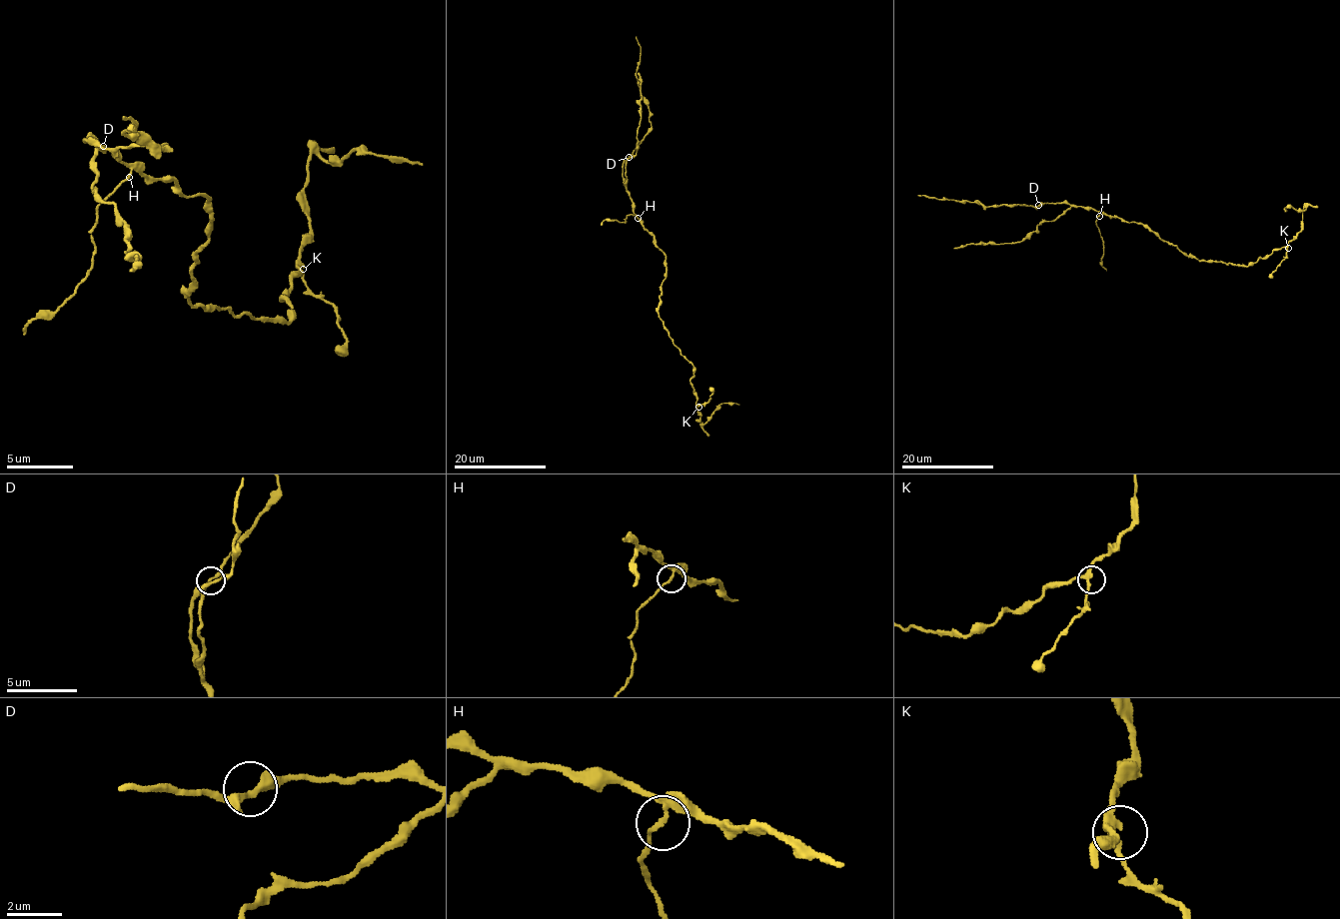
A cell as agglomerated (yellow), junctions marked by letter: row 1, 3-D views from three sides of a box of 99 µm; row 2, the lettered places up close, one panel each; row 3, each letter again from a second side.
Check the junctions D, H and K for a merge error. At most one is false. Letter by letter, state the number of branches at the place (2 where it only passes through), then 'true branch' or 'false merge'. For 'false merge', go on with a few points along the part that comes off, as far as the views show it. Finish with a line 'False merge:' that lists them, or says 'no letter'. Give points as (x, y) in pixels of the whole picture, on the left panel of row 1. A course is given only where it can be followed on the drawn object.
D: 3 branches meet; true branch
H: 3 branches meet; false merge; foreign part runs (130, 176), (97, 209), (93, 252), (87, 276), (53, 312), (33, 319), (23, 336)
K: 3 branches meet; true branch
False merge: H

